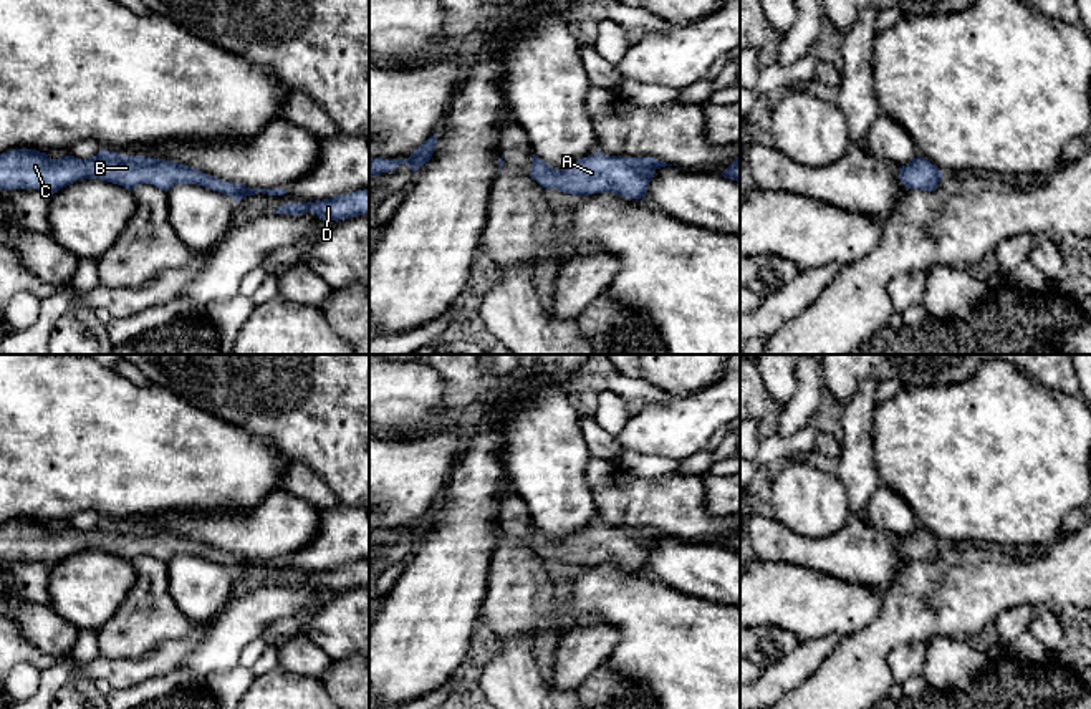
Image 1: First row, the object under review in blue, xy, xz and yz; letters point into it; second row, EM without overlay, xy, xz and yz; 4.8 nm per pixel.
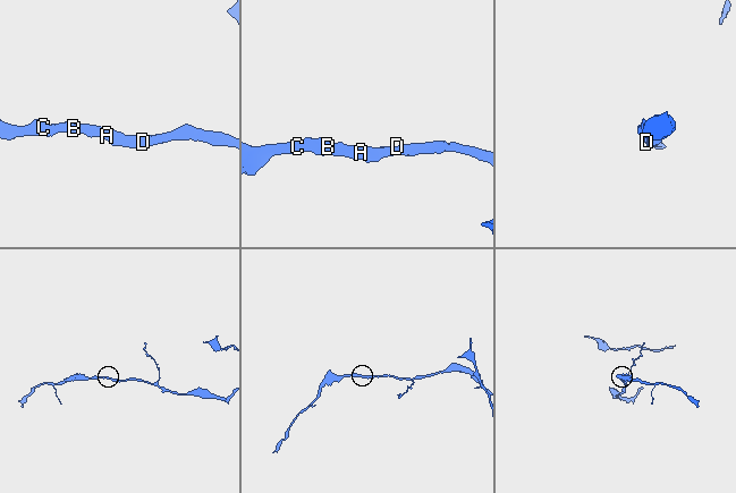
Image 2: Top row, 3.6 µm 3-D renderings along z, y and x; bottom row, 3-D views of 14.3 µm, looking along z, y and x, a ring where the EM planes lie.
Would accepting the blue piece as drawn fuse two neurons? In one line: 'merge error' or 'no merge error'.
no merge error

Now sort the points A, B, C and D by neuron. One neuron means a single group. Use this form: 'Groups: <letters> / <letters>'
Groups: A B C D

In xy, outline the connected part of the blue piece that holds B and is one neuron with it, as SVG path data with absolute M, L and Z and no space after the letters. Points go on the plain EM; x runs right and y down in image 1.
M13 520L0 525L0 560L5 562L36 560L53 567L60 560L84 550L101 550L129 562L141 555L152 555L166 563L177 555L199 555L233 568L237 575L258 563L268 567L286 565L281 558L250 560L238 553L222 552L175 532L123 527L106 520L89 530L74 527L50 530L46 523L36 520Z

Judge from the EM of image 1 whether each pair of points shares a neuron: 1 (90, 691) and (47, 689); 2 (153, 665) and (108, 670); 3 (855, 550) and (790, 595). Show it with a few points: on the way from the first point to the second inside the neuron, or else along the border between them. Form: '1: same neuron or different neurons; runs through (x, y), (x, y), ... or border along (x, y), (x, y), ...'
1: same neuron; runs through (80, 684), (73, 680), (57, 680)
2: same neuron; runs through (141, 668), (120, 670)
3: different neurons; border along (785, 564), (795, 564), (861, 583)

